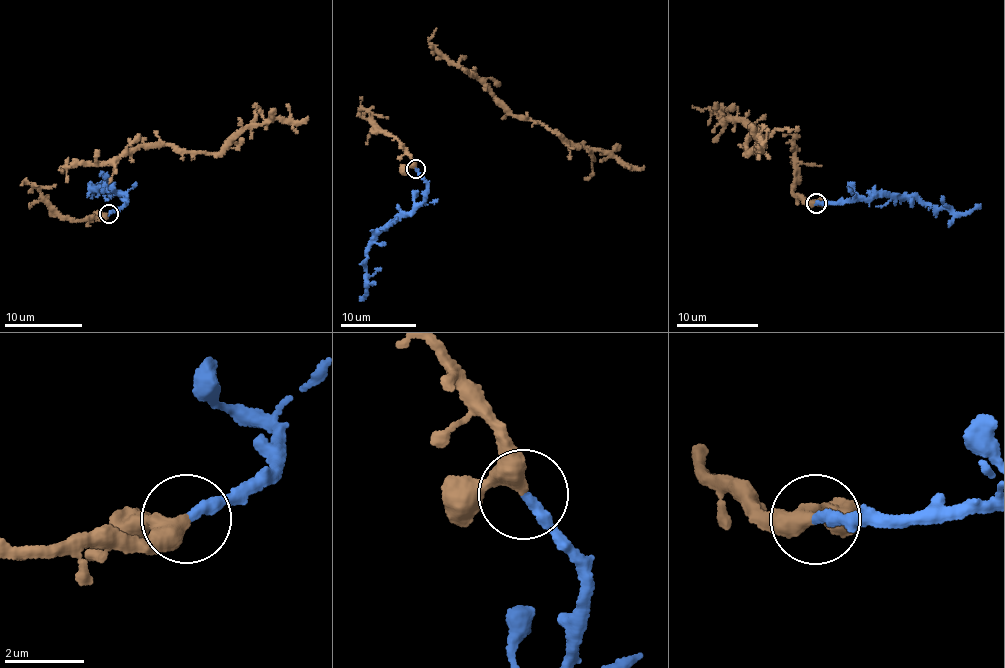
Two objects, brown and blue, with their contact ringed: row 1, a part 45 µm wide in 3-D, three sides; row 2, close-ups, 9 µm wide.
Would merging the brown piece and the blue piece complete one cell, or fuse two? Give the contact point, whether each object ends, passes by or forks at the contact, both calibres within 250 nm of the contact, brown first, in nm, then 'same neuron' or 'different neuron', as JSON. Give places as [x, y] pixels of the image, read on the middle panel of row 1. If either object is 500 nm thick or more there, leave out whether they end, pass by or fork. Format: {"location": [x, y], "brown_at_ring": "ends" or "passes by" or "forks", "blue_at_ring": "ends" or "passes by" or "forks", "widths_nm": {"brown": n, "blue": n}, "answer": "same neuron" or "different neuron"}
{"location": [415, 169], "brown_at_ring": "passes by", "blue_at_ring": "ends", "widths_nm": {"brown": 360, "blue": 280}, "answer": "same neuron"}

